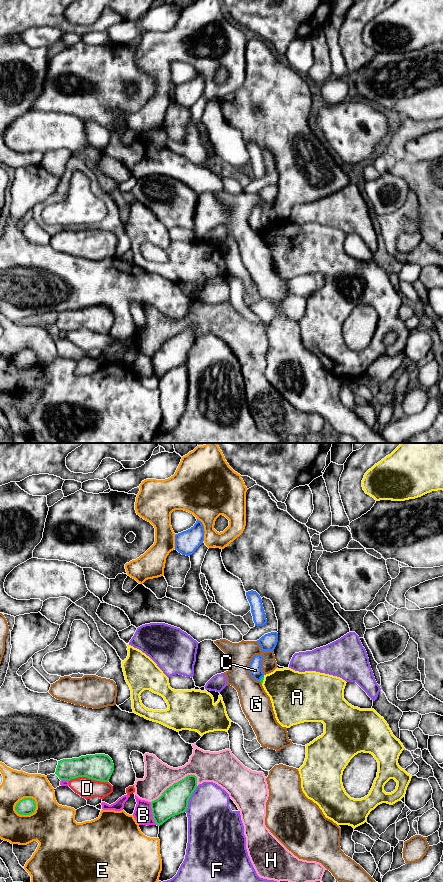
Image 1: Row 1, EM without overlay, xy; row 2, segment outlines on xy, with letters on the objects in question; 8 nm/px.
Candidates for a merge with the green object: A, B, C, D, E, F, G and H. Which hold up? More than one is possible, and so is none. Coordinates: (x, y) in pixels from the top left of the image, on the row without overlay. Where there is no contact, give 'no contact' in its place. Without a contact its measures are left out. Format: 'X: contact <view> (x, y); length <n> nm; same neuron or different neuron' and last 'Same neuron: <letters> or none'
A: contact xy (263, 231); length 60 nm; different neuron
B: contact xy (152, 365); length 200 nm; different neuron
C: contact xy (261, 230); length 50 nm; same neuron
D: contact xy (88, 329); length 320 nm; different neuron
E: contact xy (24, 350); length 190 nm; different neuron
F: contact xy (189, 350); length 220 nm; different neuron
G: contact xy (261, 235); length 40 nm; different neuron
H: contact xy (174, 335); length 440 nm; different neuron
Same neuron: C

